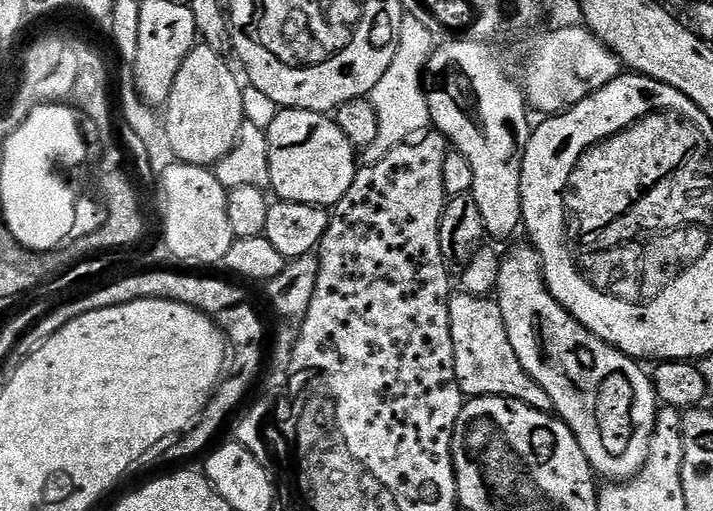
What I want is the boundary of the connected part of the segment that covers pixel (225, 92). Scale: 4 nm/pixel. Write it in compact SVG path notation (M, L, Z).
M200 42L192 49L186 62L182 62L178 78L174 78L170 98L162 108L162 125L179 163L212 168L226 158L238 142L242 126L246 123L242 110L244 88L241 77L232 73L228 62L210 50L210 46Z

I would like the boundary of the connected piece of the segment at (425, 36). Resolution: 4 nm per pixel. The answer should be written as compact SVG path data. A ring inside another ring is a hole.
M410 15L402 18L402 26L398 30L394 62L390 62L390 70L382 74L378 86L370 93L374 110L378 114L378 138L374 138L374 146L363 149L362 160L365 165L376 164L390 150L415 141L429 131L432 115L428 109L426 91L426 65L432 56L434 41L433 29L427 28Z

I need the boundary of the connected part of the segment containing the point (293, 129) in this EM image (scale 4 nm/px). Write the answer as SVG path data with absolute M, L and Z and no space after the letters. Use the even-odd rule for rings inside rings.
M286 108L277 111L266 131L270 142L271 191L277 192L279 199L334 206L350 190L358 171L358 152L331 115Z

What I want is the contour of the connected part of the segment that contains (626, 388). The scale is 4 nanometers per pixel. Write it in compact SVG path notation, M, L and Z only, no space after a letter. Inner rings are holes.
M523 242L508 253L503 253L498 270L498 286L494 296L500 305L500 313L518 354L518 362L550 394L550 402L555 415L563 420L566 426L578 438L578 446L586 454L592 471L597 477L608 482L623 482L637 476L650 454L650 438L654 434L658 401L652 385L652 377L643 372L641 365L625 352L610 347L592 332L586 330L568 313L565 308L548 292L544 281L544 267L540 265L540 255L531 243Z

